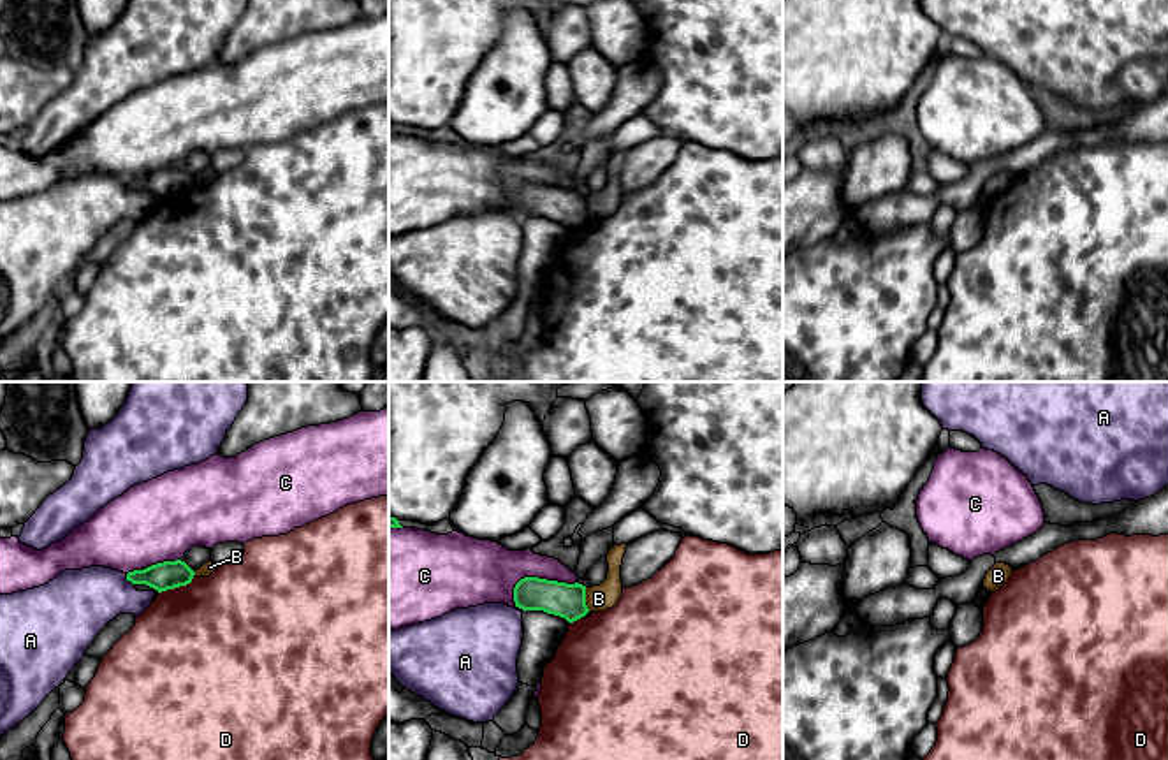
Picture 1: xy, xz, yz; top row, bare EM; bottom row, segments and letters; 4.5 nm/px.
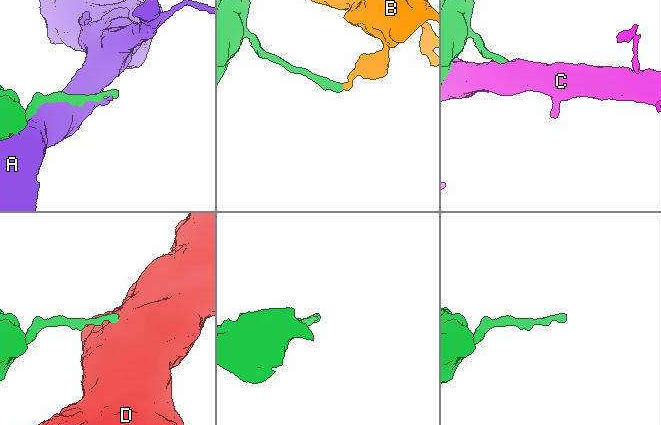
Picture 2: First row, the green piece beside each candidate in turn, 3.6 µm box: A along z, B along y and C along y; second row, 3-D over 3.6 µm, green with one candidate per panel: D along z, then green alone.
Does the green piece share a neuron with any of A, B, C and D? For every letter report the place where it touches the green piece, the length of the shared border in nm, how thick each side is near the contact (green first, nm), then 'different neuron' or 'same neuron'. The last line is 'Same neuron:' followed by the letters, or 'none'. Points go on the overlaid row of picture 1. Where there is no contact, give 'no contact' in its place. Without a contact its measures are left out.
A: xy (127, 579) | 70 nm | 130/300 nm | different neuron
B: xz (584, 600) | 110 nm | 160/120 nm | different neuron
C: xz (535, 577) | 300 nm | 160/280 nm | different neuron
D: xy (176, 586) | 180 nm | 130/480 nm | different neuron
Same neuron: none

